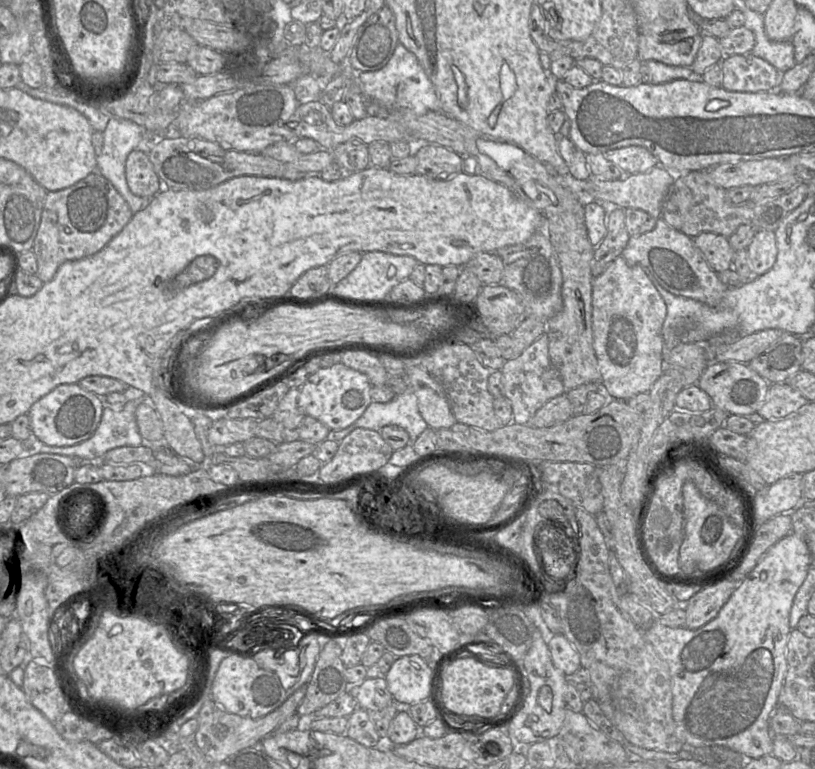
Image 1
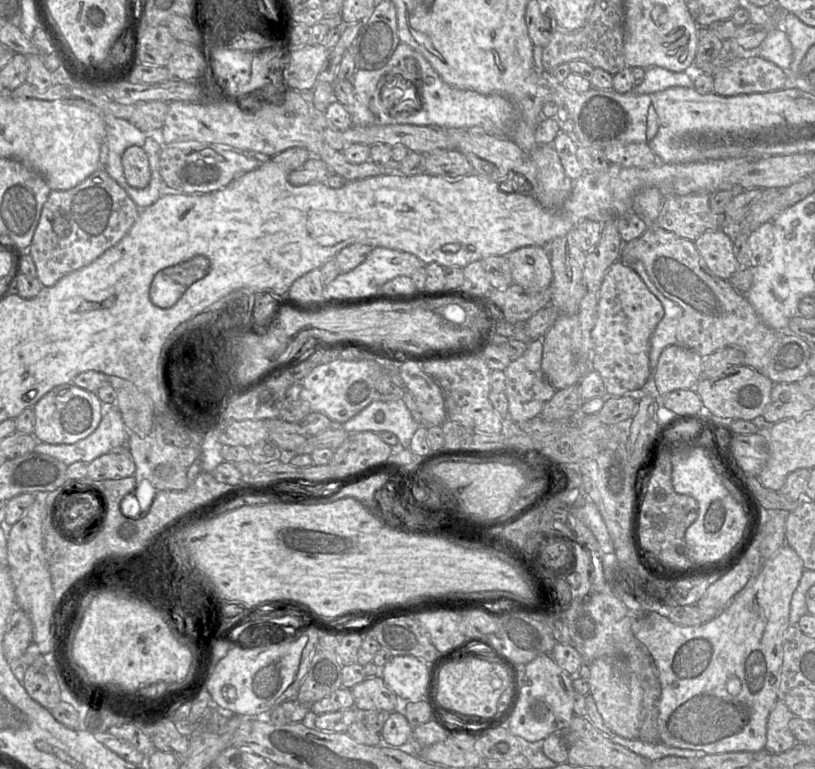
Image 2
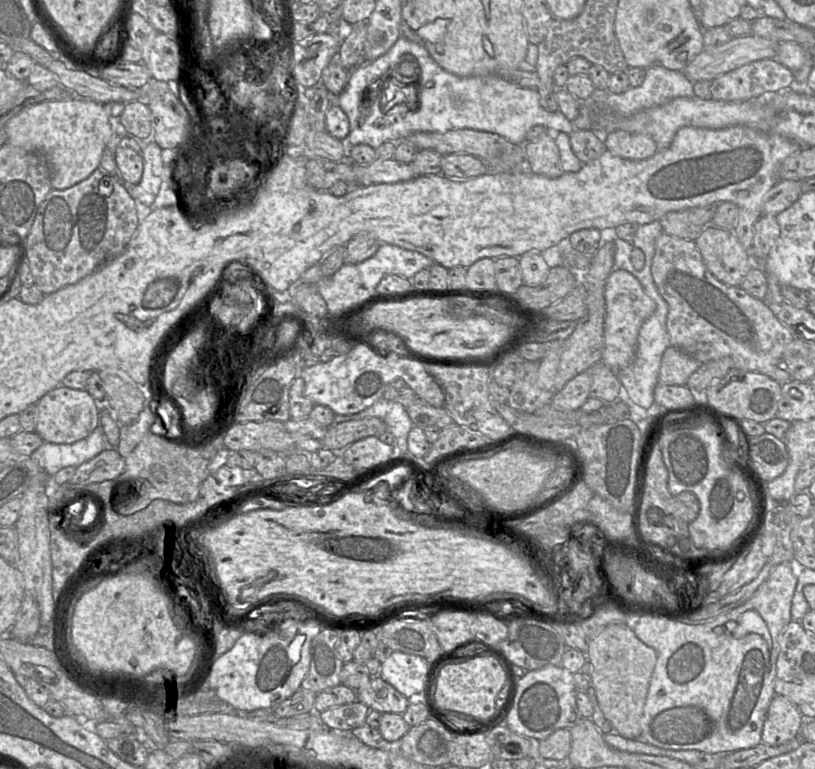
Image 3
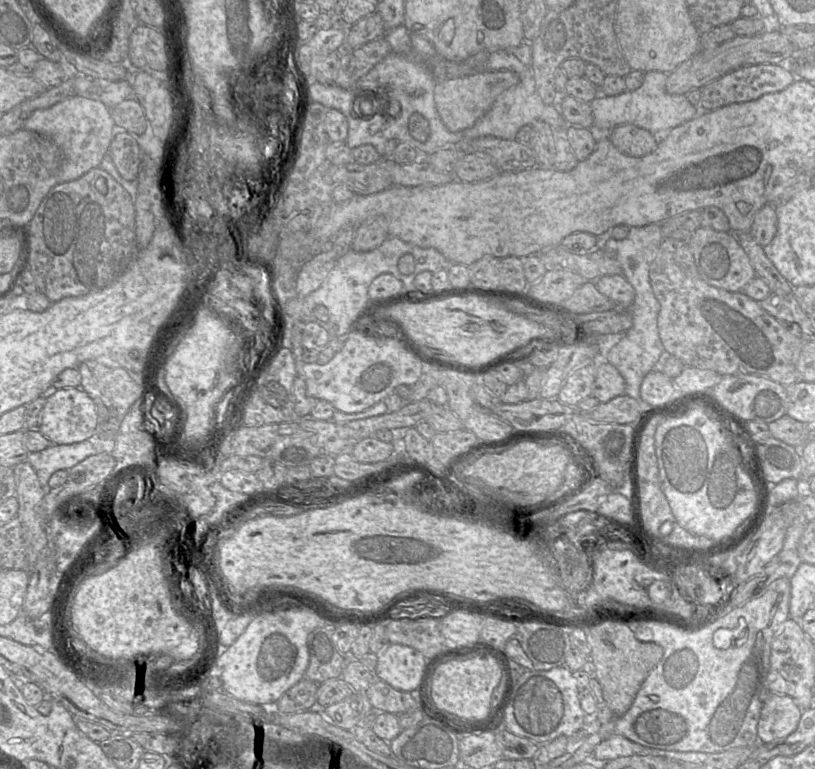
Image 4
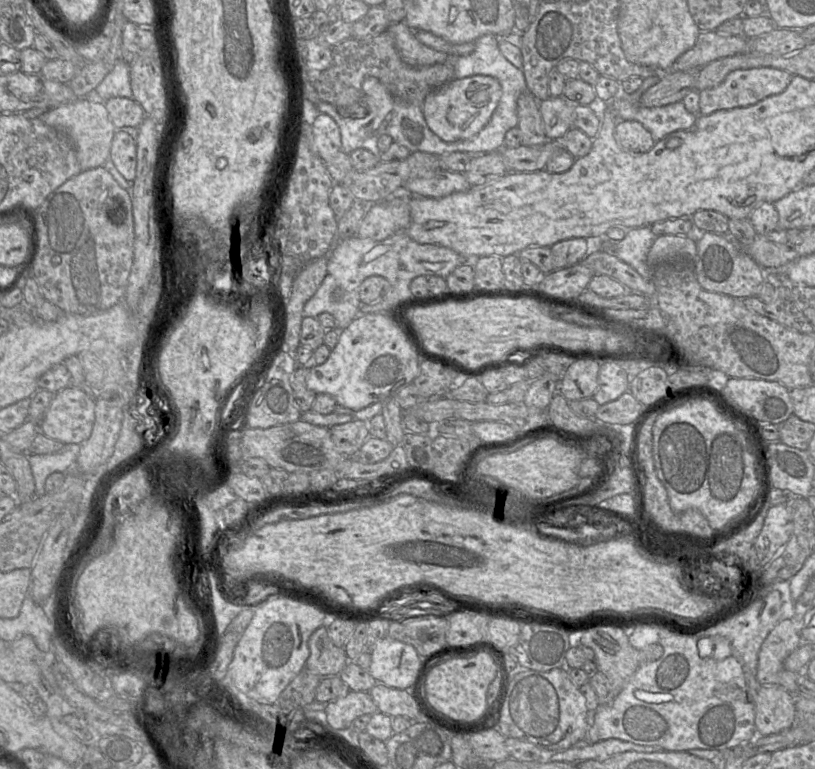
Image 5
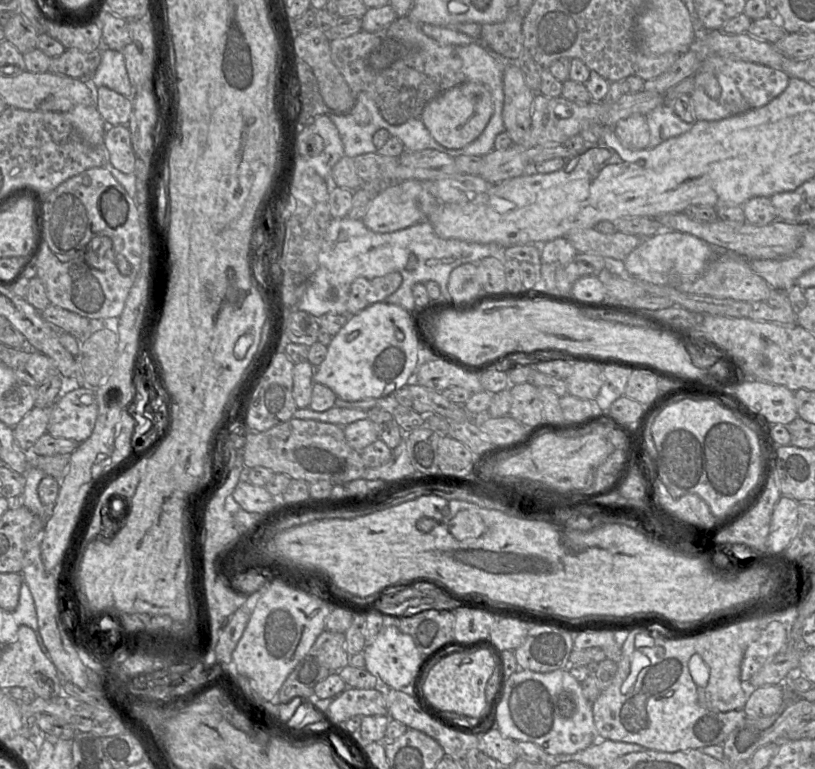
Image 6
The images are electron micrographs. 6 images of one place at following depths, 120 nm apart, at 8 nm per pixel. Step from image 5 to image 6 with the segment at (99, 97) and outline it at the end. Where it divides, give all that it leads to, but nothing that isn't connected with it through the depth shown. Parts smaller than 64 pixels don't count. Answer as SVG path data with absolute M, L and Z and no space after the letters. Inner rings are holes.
M102 47L100 50L101 50L101 63L97 68L96 72L92 76L87 76L85 78L74 78L74 79L87 80L93 89L98 89L100 87L107 87L131 99L132 110L133 110L133 87L128 77L128 73L125 66L125 59L122 52L109 49L107 47Z

